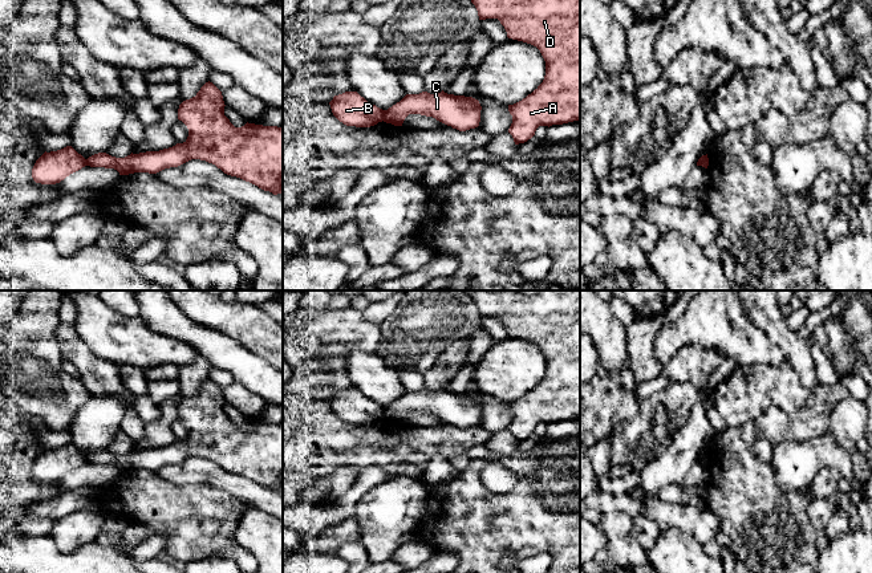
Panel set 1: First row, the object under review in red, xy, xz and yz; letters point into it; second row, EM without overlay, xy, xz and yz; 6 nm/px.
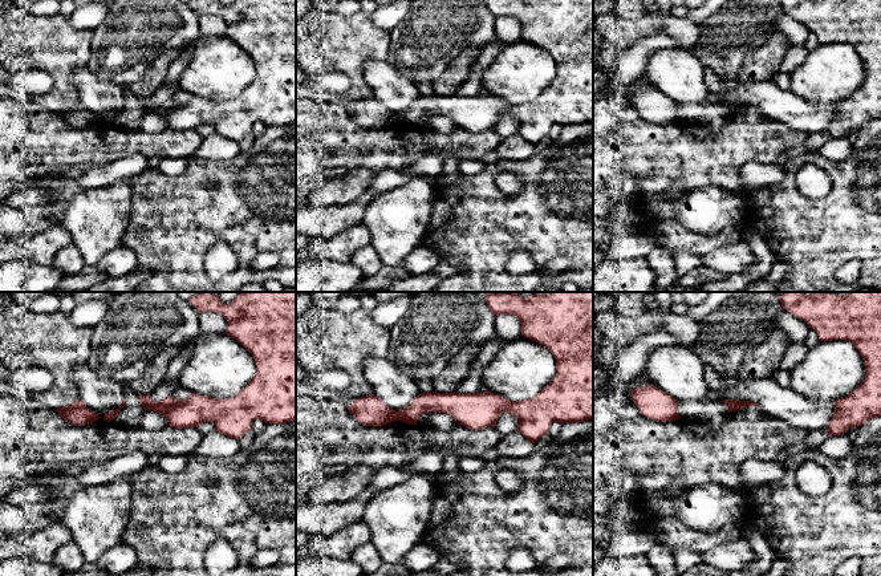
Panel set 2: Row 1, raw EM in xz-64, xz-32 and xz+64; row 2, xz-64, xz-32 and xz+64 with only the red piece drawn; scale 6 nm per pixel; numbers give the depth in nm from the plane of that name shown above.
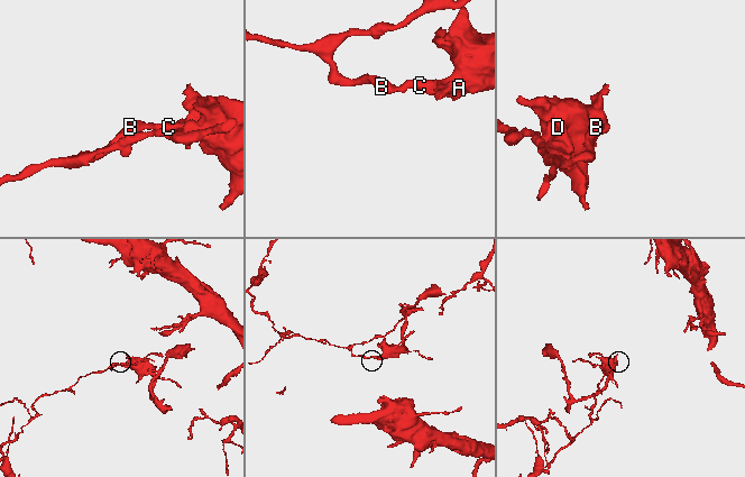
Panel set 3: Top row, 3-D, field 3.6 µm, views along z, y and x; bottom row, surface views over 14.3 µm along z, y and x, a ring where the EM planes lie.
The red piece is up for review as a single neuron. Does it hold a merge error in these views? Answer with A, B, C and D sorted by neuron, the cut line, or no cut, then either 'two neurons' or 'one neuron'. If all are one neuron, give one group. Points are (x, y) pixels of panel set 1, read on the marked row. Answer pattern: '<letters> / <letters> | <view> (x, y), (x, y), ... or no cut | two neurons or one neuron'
A C D / B | xz (384, 110), (382, 120) | two neurons

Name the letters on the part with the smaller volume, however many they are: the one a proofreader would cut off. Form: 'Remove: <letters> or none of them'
Remove: A, C, D

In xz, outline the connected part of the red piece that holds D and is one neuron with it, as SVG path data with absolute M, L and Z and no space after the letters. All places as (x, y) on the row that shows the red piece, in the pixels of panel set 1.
M471 0L479 20L498 19L507 37L536 46L545 61L543 82L522 101L508 105L515 145L535 135L539 126L580 121L580 0Z

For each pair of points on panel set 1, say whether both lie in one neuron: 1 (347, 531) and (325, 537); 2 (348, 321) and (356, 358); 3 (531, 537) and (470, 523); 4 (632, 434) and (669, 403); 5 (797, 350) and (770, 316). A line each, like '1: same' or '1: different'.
1: same
2: different
3: same
4: same
5: same

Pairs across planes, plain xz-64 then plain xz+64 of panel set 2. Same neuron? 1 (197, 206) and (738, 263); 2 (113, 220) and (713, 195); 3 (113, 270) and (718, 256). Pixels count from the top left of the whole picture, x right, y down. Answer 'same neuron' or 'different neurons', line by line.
1: different neurons
2: same neuron
3: same neuron

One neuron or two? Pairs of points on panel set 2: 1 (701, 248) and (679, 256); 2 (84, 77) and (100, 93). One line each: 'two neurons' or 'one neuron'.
1: two neurons
2: one neuron

